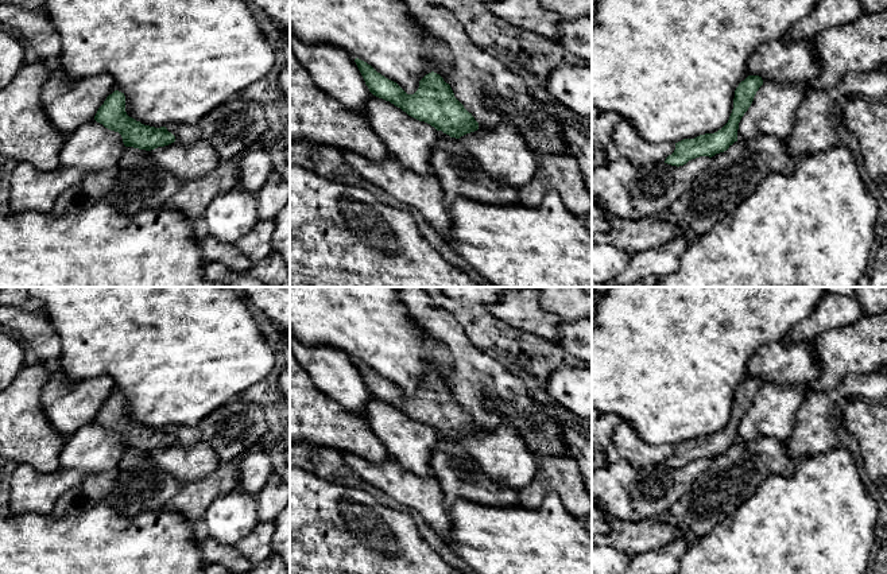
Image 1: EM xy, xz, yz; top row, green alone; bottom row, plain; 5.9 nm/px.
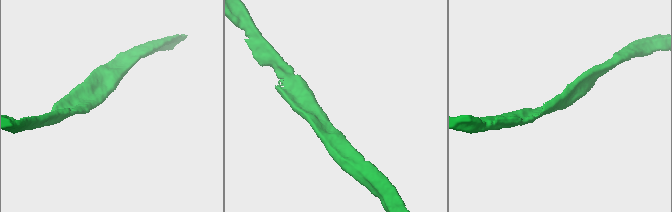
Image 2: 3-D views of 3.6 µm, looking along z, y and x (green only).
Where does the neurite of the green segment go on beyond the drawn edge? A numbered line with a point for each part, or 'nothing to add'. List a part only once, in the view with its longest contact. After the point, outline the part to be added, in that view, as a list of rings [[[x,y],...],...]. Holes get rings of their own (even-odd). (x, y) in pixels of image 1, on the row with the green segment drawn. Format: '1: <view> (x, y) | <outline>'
nothing to add

